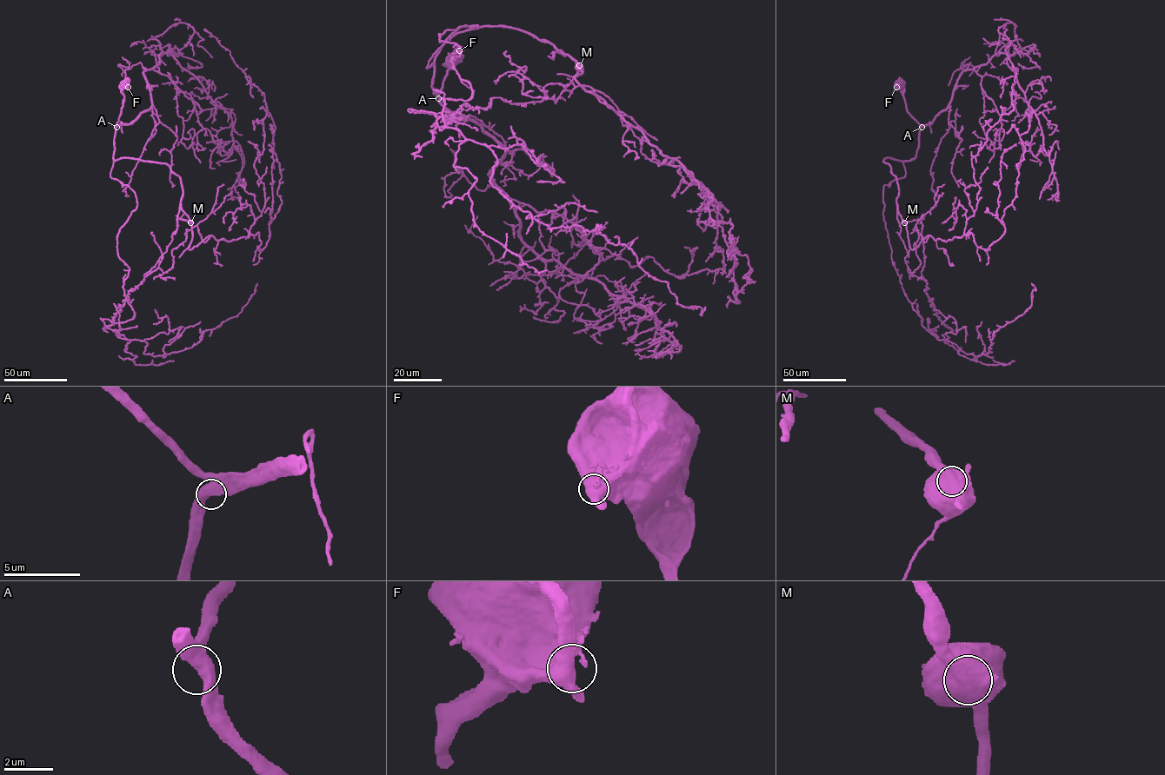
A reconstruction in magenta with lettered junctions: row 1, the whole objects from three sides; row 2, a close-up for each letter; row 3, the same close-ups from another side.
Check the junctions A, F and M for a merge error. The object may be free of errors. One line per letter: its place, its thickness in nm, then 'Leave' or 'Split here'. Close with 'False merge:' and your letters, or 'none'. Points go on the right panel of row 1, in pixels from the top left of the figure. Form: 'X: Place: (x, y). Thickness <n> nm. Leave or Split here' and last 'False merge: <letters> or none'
A: Place: (922, 127). Thickness 550 nm. Leave
F: Place: (896, 87). Thickness 700 nm. Leave
M: Place: (904, 222). Thickness 800 nm. Split here
False merge: M

